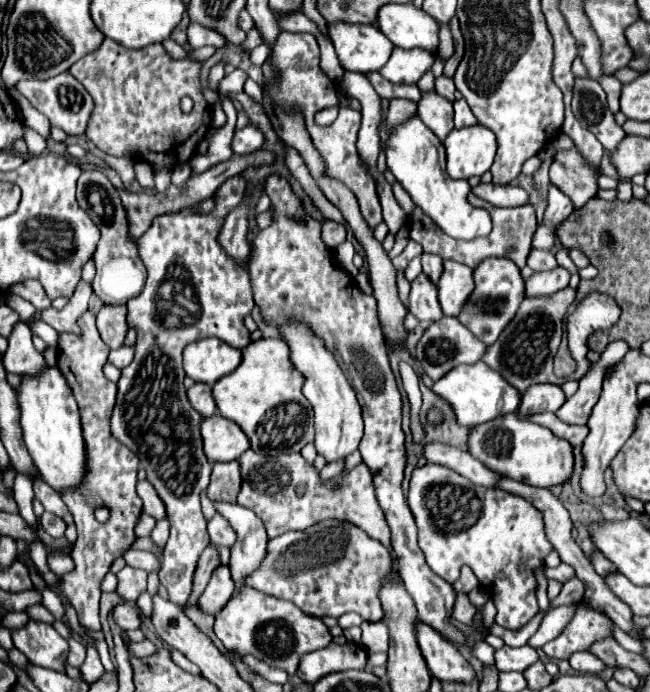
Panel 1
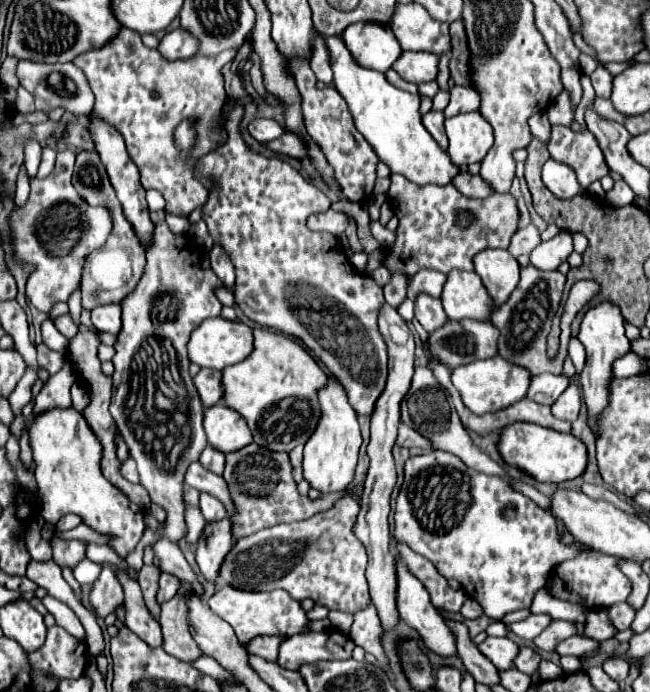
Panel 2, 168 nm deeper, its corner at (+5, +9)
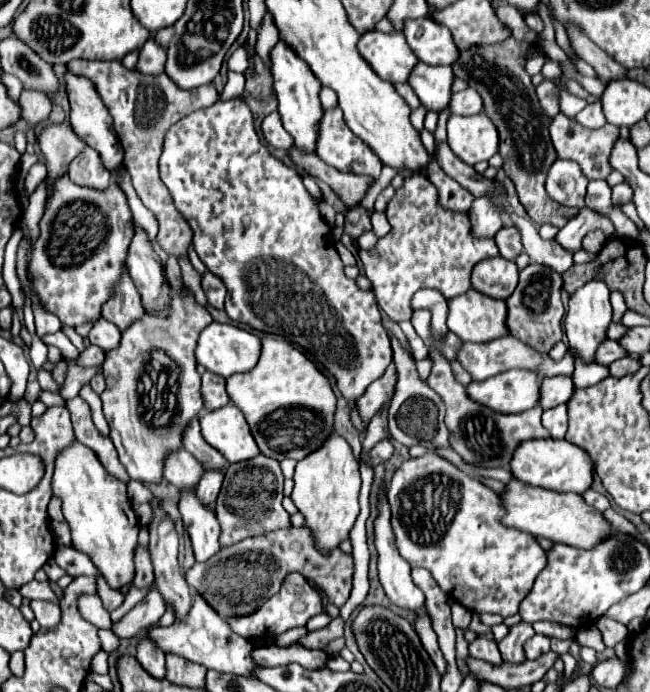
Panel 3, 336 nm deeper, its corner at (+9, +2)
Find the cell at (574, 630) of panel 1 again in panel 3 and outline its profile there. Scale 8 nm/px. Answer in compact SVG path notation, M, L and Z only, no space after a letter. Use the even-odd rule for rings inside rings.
M535 634L533 638L529 638L525 644L525 658L527 660L535 660L539 658L541 654L547 654L549 652L549 638L543 636L543 634Z

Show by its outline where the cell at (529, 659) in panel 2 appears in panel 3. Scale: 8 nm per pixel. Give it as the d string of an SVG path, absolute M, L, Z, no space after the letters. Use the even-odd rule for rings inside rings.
M519 622L515 626L509 628L509 634L499 642L499 650L505 662L523 662L523 644L525 640L529 640L535 634L535 630L531 628L531 624L527 622Z

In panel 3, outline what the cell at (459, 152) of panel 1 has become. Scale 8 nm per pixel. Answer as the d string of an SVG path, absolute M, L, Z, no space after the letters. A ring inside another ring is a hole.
M487 114L475 116L449 116L447 124L449 146L451 150L465 162L477 164L481 160L489 160L499 146L499 136L495 124L487 118Z

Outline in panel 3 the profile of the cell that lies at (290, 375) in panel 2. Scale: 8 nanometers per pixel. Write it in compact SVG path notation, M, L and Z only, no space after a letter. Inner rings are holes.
M269 334L263 338L261 358L253 370L227 378L227 394L245 414L261 454L279 462L285 458L303 460L323 446L333 432L337 398L329 378L303 352L279 336Z

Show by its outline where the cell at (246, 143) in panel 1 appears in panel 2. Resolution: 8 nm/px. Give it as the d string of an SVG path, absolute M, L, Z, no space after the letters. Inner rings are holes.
M255 119L249 125L249 133L259 143L265 143L265 141L273 141L273 139L281 137L285 133L285 129L277 121L273 121L273 119Z

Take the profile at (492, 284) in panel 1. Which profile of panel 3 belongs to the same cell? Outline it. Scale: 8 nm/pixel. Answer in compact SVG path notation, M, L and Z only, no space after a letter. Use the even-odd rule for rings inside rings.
M501 256L479 262L471 274L471 288L479 290L485 296L505 300L513 294L517 286L519 270L513 260L505 260Z

